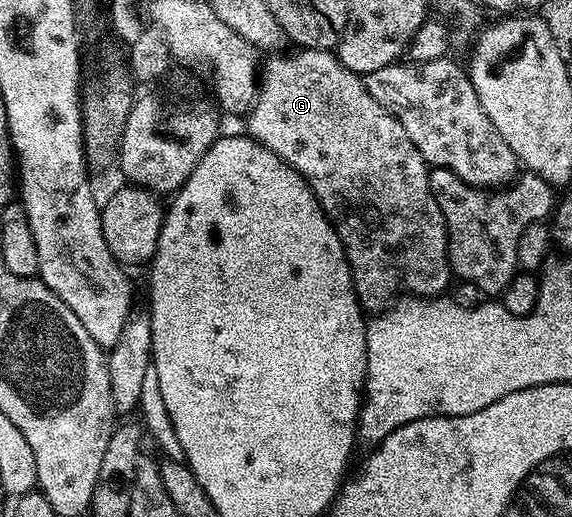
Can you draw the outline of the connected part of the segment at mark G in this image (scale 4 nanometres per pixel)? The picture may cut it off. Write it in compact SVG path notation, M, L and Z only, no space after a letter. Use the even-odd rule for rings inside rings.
M297 48L296 53L281 52L279 55L268 55L263 58L262 72L258 77L258 88L256 90L256 100L252 103L252 108L246 114L248 120L247 136L253 137L262 147L274 151L295 171L301 173L304 182L311 187L312 194L318 199L318 203L324 208L325 215L328 216L329 223L334 227L338 239L344 244L344 254L348 260L348 266L352 272L352 286L356 288L356 296L360 298L360 308L369 314L376 315L389 308L390 303L395 302L401 295L409 297L439 297L445 292L448 280L453 280L454 274L448 266L448 228L444 222L442 211L430 191L428 175L430 166L424 157L410 143L410 135L406 135L406 127L366 91L364 79L361 74L347 70L339 61L335 52L326 49L305 49Z

